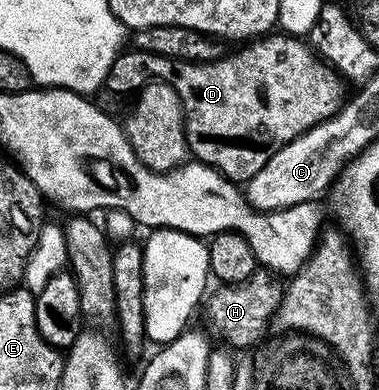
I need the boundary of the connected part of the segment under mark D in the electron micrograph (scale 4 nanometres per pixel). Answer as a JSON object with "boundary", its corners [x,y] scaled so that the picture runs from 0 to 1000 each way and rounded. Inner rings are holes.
{"boundary":[[[726,82],[644,118],[652,118],[644,128],[602,136],[567,159],[454,156],[391,131],[335,123],[306,138],[277,221],[303,241],[354,244],[401,205],[446,213],[483,269],[483,336],[493,341],[496,387],[602,462],[649,472],[660,456],[678,451],[678,441],[689,441],[689,431],[699,431],[731,387],[752,379],[752,369],[905,279],[910,210],[807,105],[765,87]]]}

